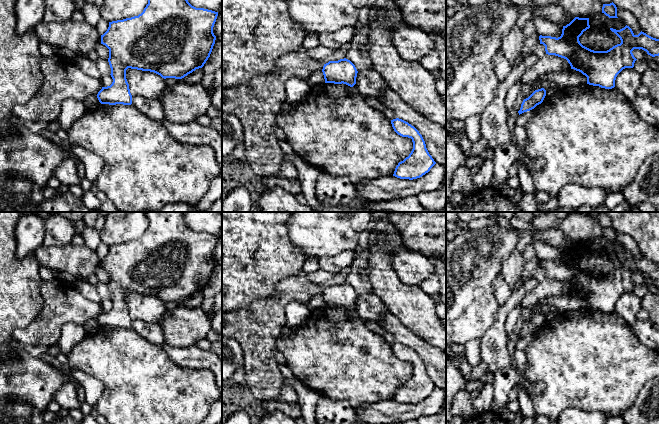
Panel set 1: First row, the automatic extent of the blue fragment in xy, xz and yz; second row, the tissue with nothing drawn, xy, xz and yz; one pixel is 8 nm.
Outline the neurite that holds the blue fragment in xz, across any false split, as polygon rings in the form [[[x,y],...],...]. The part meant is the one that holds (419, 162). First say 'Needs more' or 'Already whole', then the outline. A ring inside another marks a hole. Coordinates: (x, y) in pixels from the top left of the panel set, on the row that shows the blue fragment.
Already whole. [[[393,119],[391,124],[398,135],[411,138],[413,142],[411,153],[398,163],[393,176],[409,180],[422,177],[436,164],[426,148],[422,135],[414,126],[402,119]]]

